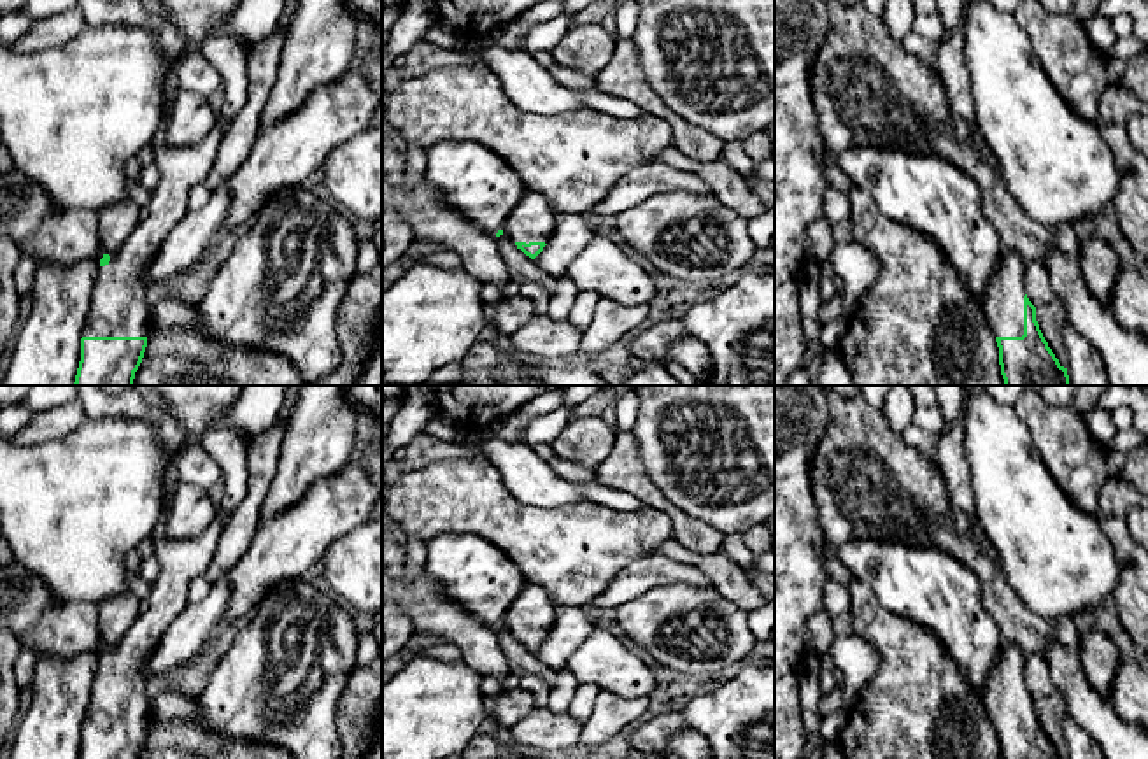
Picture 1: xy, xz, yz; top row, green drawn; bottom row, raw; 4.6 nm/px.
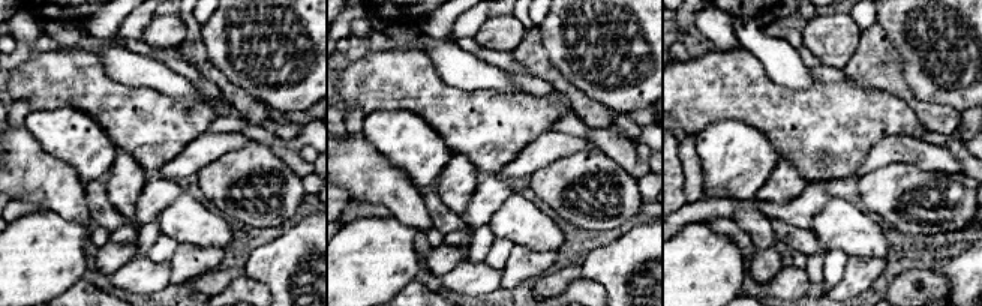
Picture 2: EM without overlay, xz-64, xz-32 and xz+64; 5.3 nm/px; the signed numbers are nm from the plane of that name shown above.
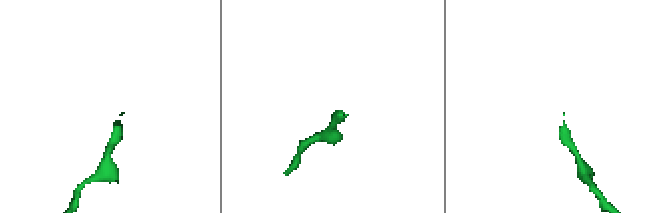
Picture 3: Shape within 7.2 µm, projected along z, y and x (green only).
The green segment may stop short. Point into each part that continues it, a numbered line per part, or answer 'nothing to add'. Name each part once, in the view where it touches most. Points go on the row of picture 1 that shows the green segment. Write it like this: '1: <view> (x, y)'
1: yz (1003, 305)

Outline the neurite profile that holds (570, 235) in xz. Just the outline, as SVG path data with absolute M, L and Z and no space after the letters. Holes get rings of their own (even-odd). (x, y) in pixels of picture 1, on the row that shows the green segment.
M559 214L552 237L533 261L542 272L559 279L594 237L582 214Z

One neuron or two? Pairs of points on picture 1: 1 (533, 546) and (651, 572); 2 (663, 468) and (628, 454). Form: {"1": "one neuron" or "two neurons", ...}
{"1": "two neurons", "2": "two neurons"}

